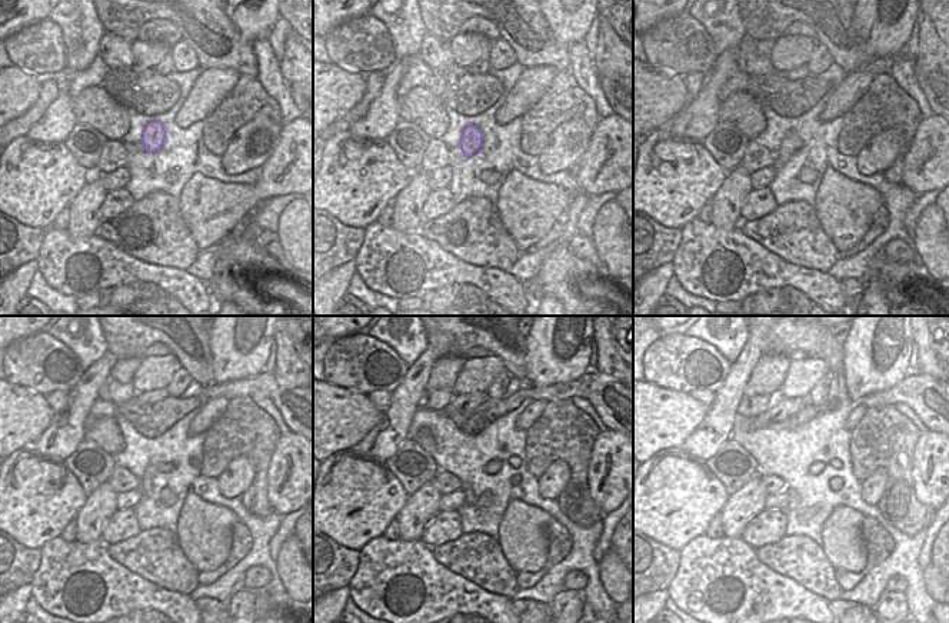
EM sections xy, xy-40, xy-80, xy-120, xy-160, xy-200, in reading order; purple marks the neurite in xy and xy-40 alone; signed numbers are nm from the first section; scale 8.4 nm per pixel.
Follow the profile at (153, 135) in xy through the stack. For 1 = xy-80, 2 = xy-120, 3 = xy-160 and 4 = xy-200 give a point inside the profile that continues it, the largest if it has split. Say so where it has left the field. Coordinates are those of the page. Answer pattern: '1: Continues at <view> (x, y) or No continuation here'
1: Continues at xy-80 (792, 142)
2: Continues at xy-120 (146, 482)
3: Continues at xy-160 (470, 497)
4: Continues at xy-200 (793, 499)

